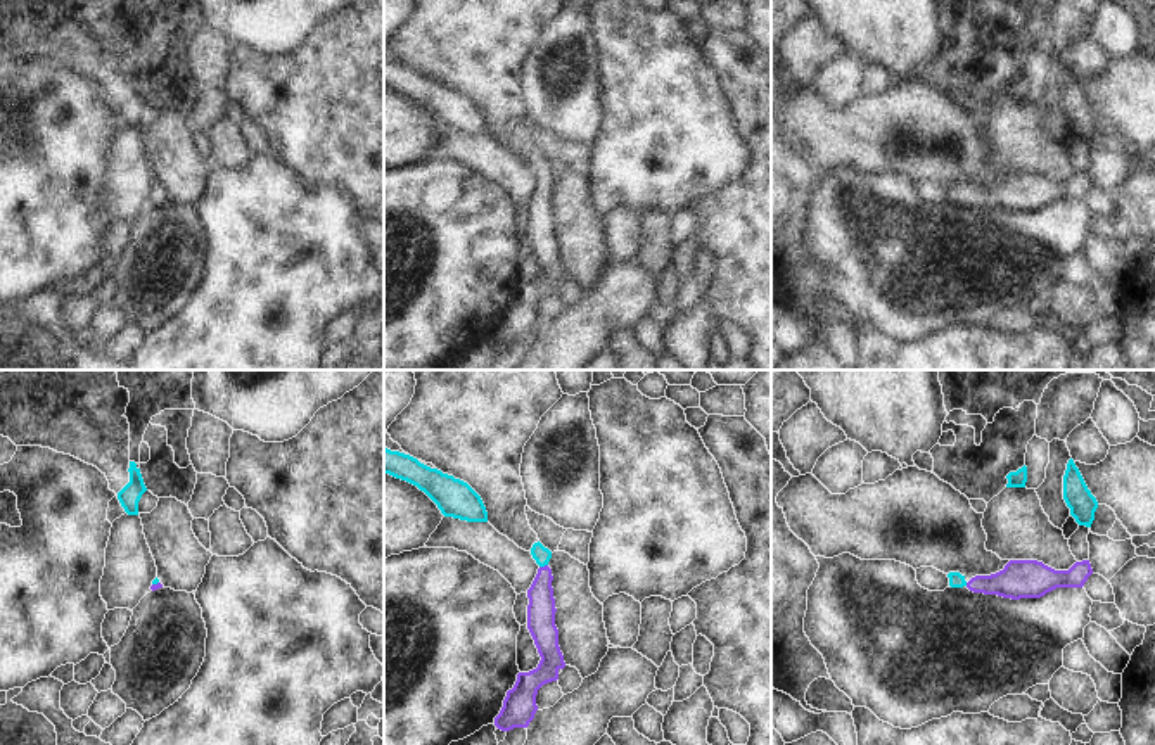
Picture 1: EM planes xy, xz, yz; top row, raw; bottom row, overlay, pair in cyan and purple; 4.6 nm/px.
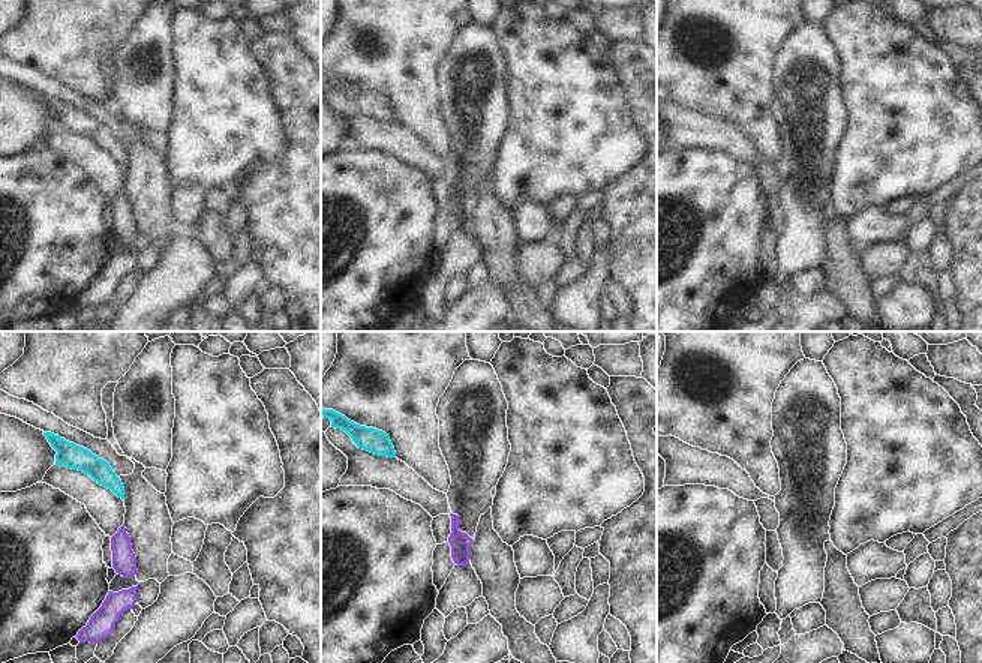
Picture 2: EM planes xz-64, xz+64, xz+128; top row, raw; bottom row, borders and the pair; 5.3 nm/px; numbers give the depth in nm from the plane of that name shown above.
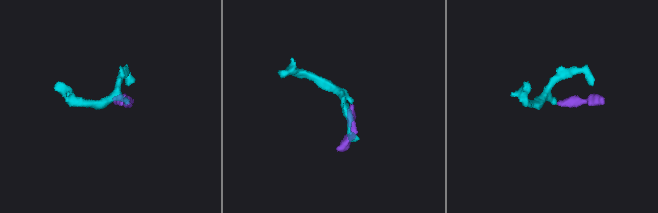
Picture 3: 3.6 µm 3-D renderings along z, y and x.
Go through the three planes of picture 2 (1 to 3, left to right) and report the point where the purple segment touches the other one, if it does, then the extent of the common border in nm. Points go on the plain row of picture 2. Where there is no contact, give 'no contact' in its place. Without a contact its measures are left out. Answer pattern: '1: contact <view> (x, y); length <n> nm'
1: no contact
2: no contact
3: no contact

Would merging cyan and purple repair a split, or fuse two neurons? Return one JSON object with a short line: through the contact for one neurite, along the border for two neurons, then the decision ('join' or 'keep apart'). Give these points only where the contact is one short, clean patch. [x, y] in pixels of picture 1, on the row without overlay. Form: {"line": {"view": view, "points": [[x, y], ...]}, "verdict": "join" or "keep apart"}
{"line": {"view": "xz", "points": [[540, 166], [543, 178], [542, 222]]}, "verdict": "join"}

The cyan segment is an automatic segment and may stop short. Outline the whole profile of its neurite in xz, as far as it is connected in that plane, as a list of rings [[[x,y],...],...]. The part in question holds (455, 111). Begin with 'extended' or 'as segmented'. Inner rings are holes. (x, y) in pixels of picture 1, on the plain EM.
as segmented; [[[384,60],[384,86],[424,104],[444,130],[488,135],[481,109],[463,93],[420,76],[417,71]]]

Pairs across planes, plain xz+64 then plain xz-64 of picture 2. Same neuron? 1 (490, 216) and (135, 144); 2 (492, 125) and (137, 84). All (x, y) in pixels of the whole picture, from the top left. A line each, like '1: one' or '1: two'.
1: one
2: one

